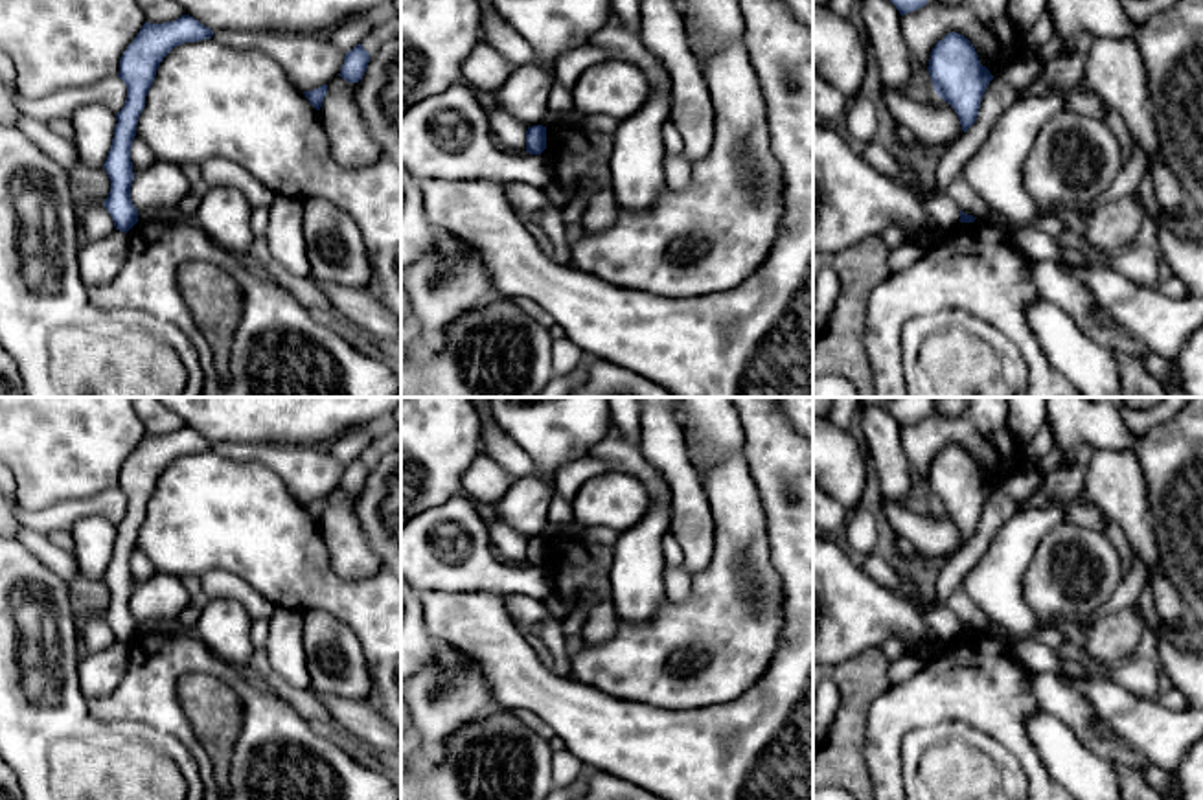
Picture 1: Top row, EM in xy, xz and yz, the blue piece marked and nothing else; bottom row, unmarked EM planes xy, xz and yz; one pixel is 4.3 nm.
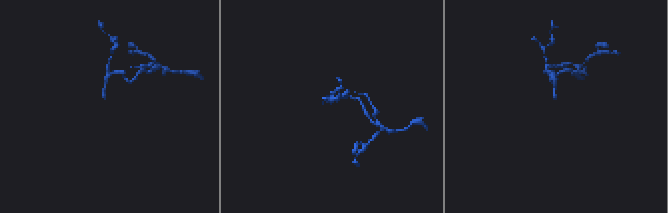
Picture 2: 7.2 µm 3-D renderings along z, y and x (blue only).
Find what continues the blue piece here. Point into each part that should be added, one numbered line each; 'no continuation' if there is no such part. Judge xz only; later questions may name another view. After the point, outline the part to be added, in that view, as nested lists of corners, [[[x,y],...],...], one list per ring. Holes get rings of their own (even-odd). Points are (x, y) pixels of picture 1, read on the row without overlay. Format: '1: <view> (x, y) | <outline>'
no continuation

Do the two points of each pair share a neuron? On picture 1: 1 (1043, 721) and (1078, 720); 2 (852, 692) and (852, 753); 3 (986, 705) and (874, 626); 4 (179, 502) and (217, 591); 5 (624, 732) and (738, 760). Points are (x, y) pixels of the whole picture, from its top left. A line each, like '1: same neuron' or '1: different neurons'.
1: different neurons
2: same neuron
3: different neurons
4: different neurons
5: same neuron

